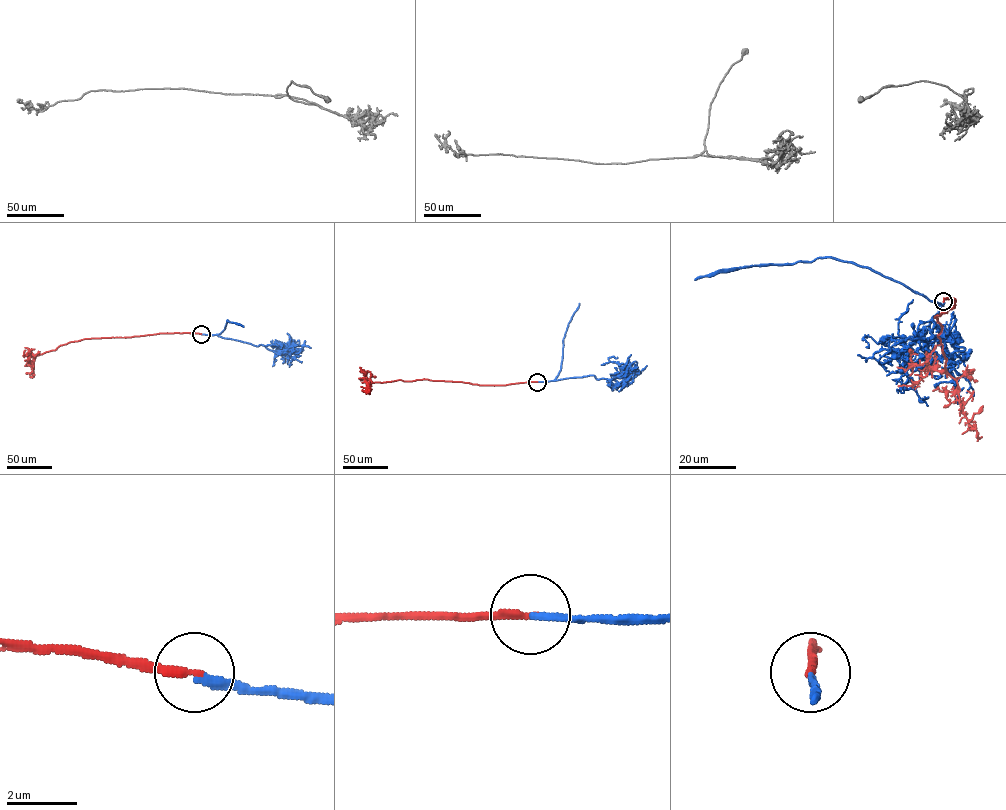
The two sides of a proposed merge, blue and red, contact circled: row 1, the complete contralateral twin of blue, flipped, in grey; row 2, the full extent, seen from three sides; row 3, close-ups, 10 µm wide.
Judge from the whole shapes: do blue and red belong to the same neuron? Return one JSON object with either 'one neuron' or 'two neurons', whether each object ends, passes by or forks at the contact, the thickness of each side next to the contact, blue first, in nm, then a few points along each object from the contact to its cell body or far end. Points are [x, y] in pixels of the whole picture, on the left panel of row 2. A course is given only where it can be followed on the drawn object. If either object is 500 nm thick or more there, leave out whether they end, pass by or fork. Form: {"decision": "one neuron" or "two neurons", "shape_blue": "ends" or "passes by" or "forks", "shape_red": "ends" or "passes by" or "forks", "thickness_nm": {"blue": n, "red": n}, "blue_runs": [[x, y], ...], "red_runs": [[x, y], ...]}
{"decision": "one neuron", "shape_blue": "ends", "shape_red": "ends", "thickness_nm": {"blue": 200, "red": 240}, "blue_runs": [[201, 334], [262, 344], [288, 355], [291, 353], [282, 345], [272, 345], [281, 348]], "red_runs": [[201, 334], [160, 333], [70, 341], [36, 355], [32, 373], [26, 373]]}

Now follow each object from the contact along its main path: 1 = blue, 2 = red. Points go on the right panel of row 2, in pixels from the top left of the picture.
1: (943, 301), (922, 339), (935, 335), (935, 362), (912, 370), (890, 336), (865, 336), (865, 347)
2: (943, 301), (955, 300), (935, 316), (937, 335), (970, 425)

